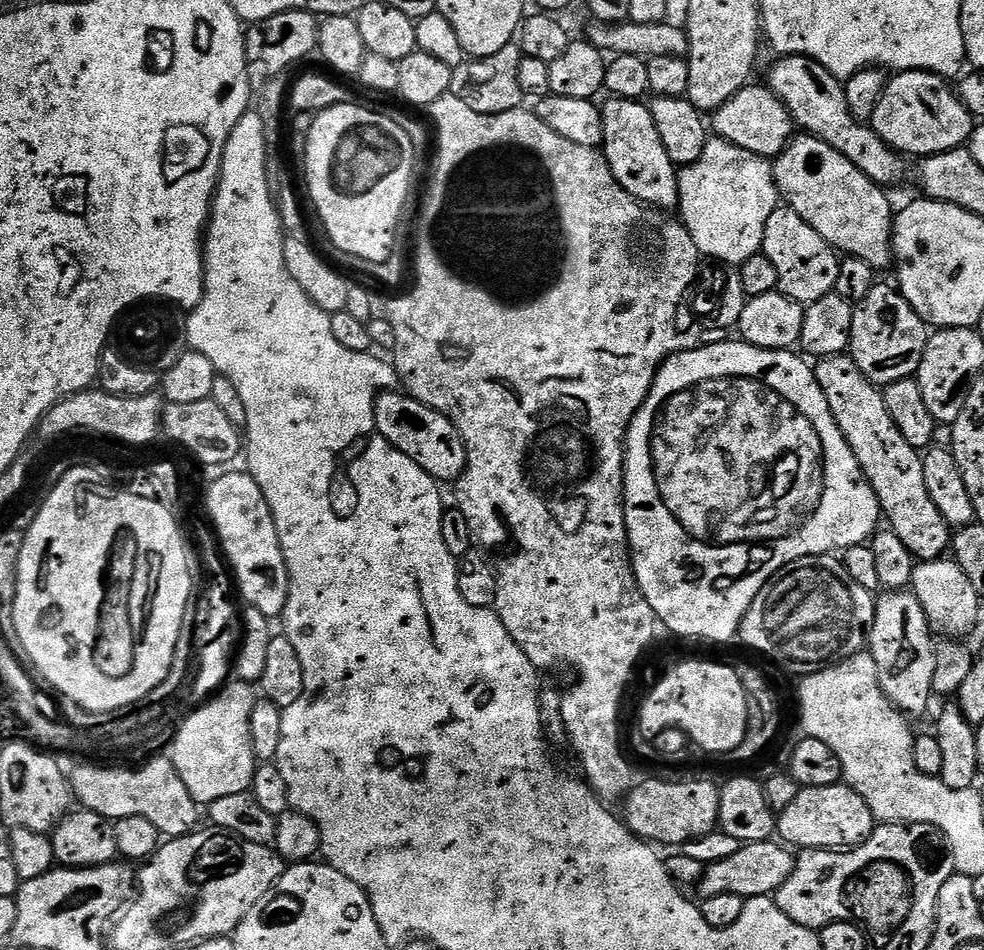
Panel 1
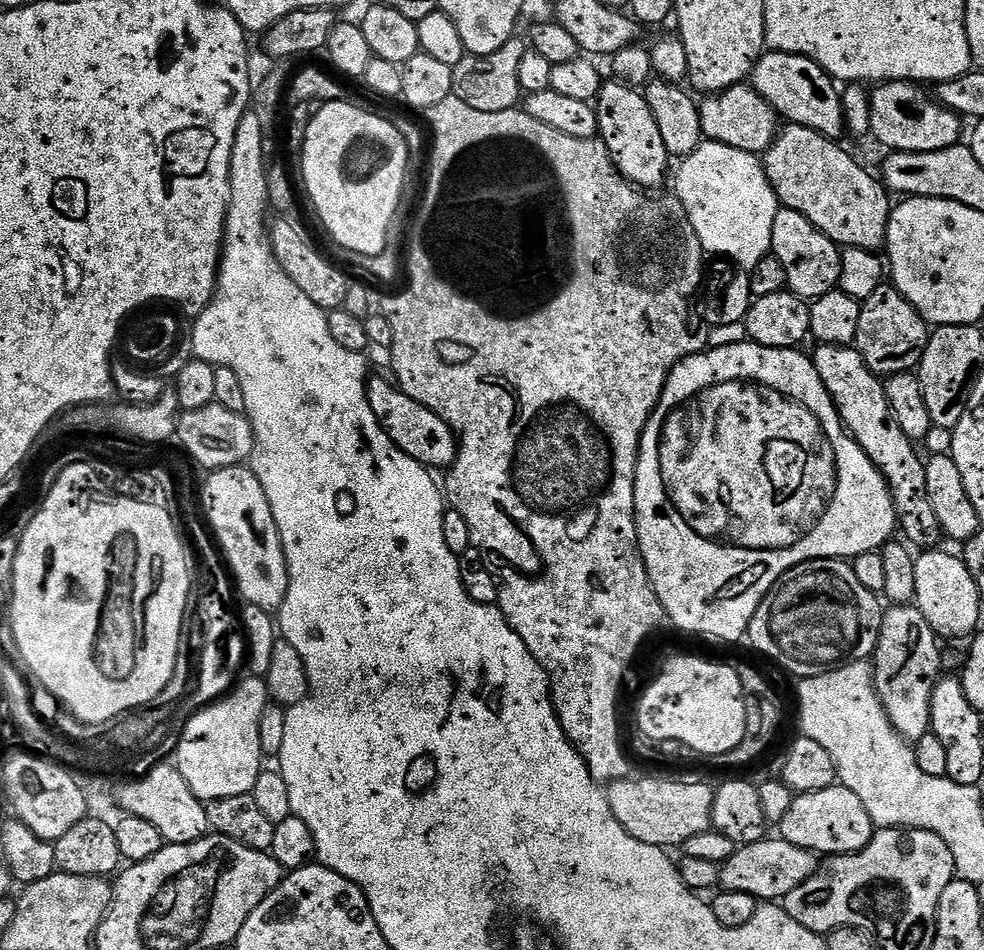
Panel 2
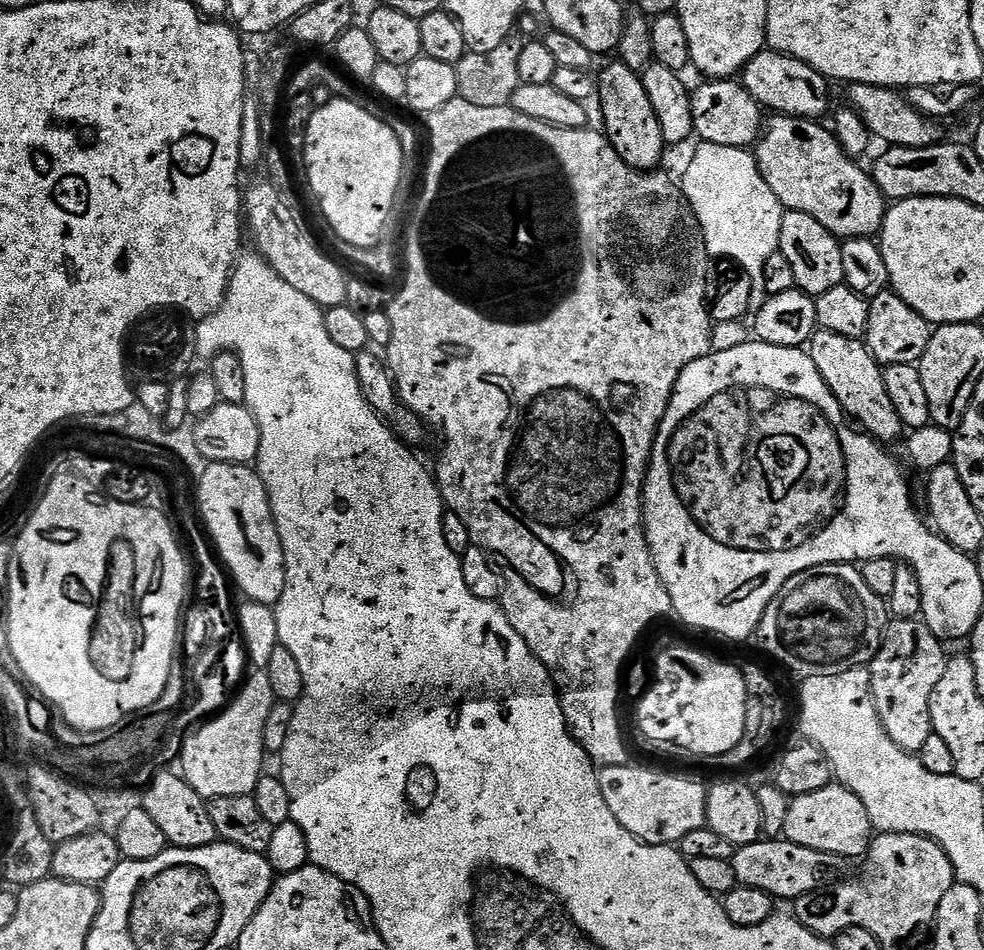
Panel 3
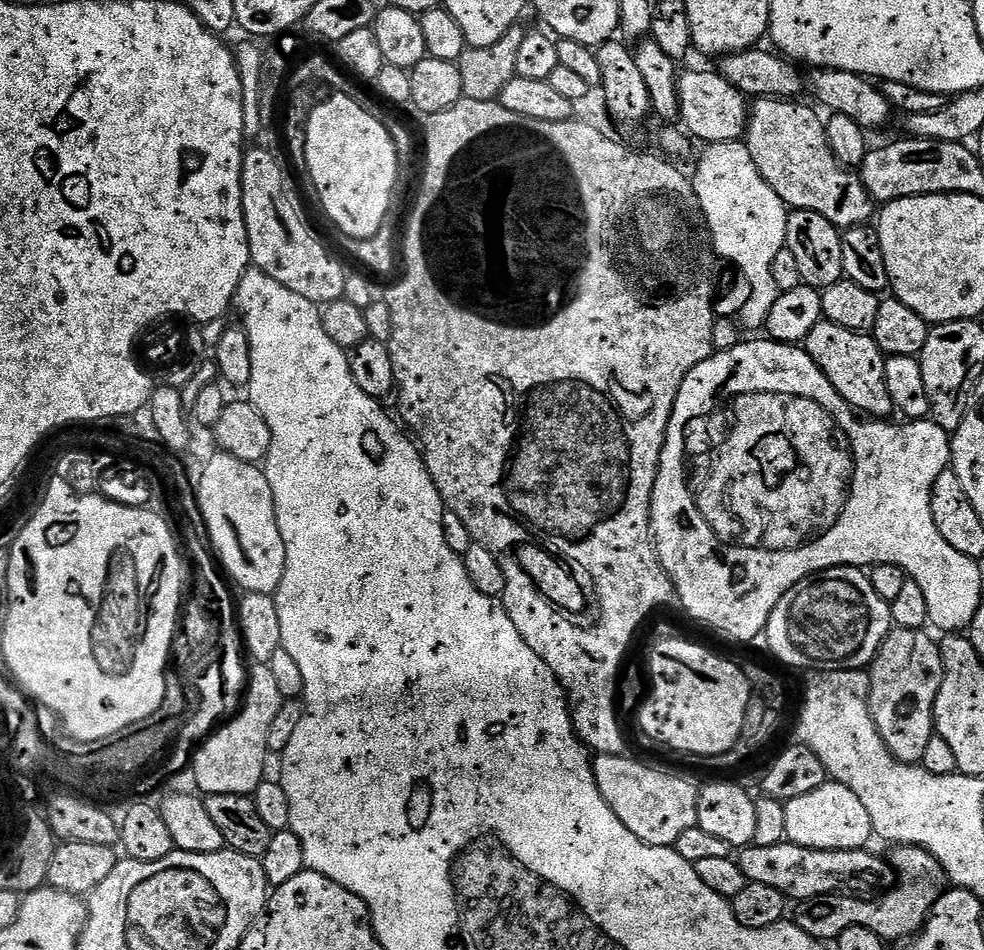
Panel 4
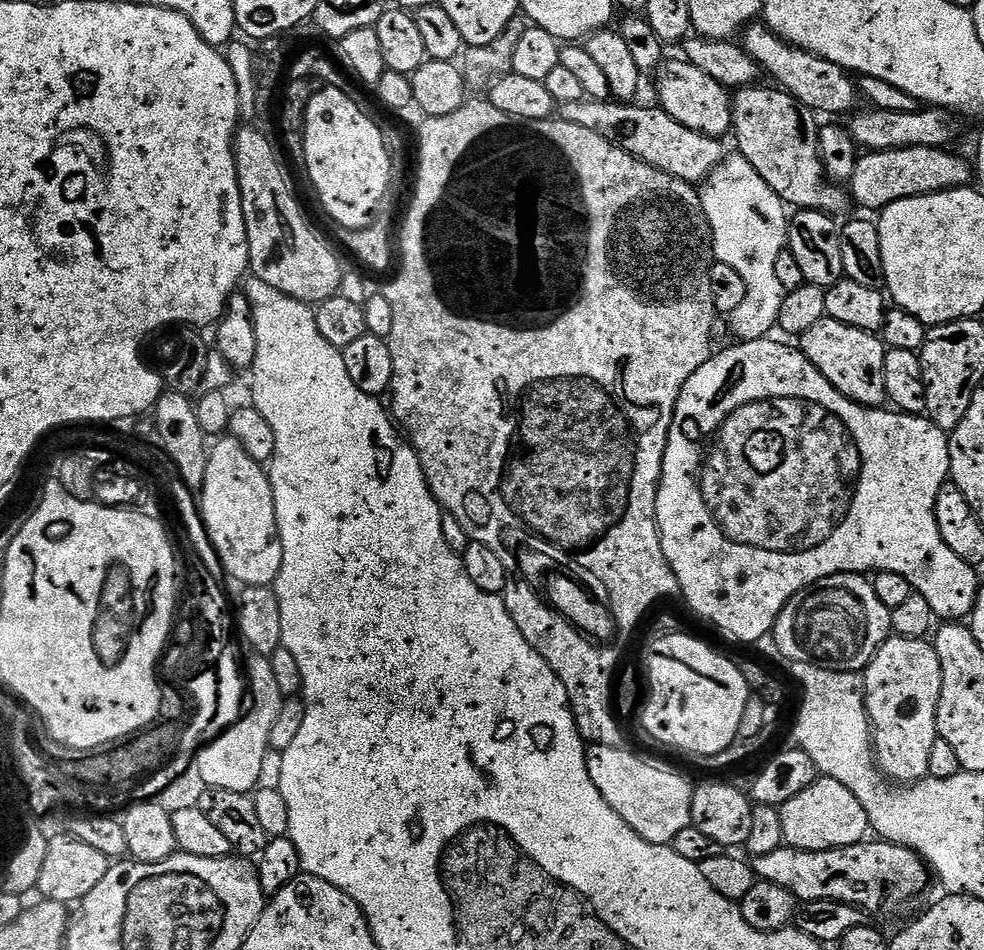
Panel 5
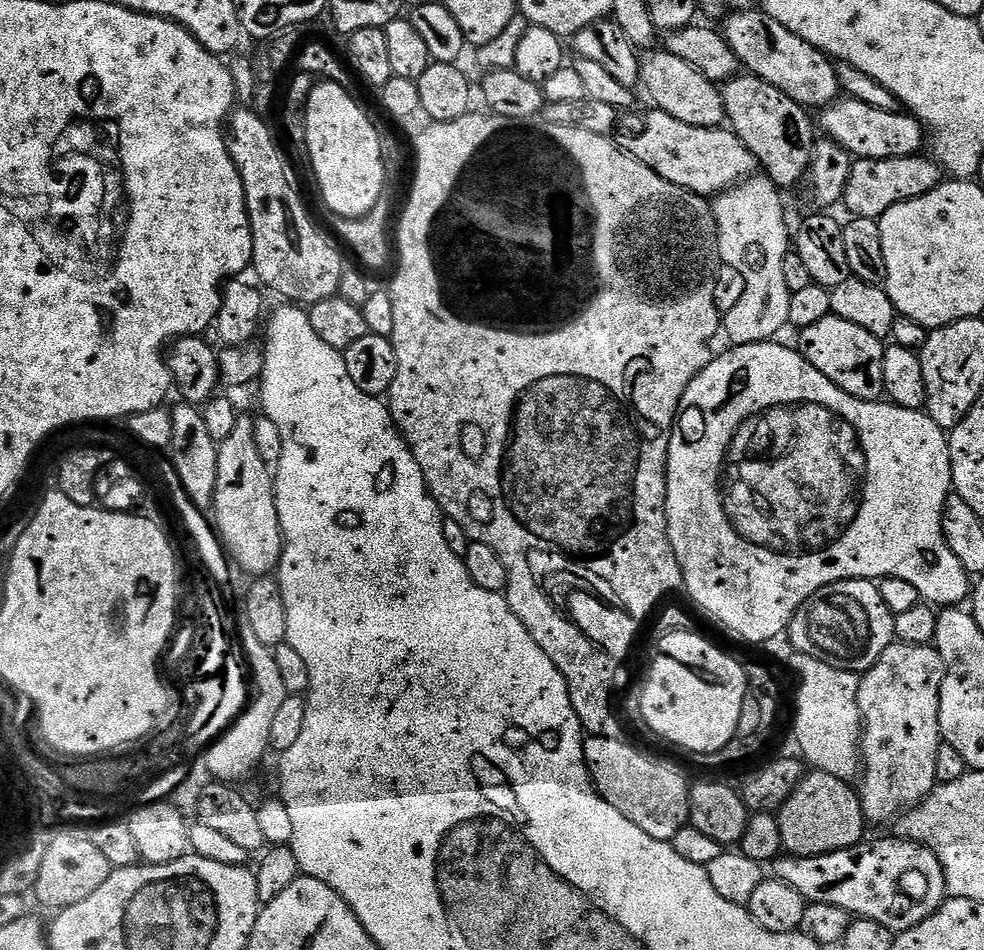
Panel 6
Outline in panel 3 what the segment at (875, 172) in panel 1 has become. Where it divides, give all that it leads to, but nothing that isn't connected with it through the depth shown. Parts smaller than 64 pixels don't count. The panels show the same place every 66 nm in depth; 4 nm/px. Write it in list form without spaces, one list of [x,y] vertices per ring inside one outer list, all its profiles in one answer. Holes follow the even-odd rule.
[[[771,50],[759,52],[757,56],[750,58],[750,62],[744,67],[742,83],[744,89],[760,103],[761,109],[773,108],[771,111],[781,116],[797,116],[803,120],[814,121],[824,118],[820,116],[829,115],[830,81],[818,74],[818,70],[806,66],[806,62],[793,56]]]

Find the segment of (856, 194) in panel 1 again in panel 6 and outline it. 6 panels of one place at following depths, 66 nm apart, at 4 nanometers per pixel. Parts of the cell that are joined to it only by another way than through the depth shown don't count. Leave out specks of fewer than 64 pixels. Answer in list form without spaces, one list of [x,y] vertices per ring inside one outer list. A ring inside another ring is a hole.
[[[751,74],[733,76],[723,85],[722,91],[727,123],[737,138],[756,156],[756,163],[762,169],[763,175],[767,176],[780,190],[794,187],[799,180],[801,183],[807,177],[808,165],[812,163],[812,147],[818,139],[813,117],[812,120],[808,117],[811,116],[809,109],[794,102],[794,98],[786,98],[786,94],[782,94],[782,90],[770,86],[770,82]]]

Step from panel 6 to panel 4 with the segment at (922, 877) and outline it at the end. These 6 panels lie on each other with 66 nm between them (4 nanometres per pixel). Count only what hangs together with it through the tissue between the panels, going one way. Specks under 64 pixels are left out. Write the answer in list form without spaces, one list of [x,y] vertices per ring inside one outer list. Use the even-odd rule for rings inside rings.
[[[787,842],[778,846],[749,846],[739,853],[738,863],[750,882],[762,882],[762,886],[774,886],[774,890],[782,890],[789,901],[803,902],[819,896],[837,894],[855,894],[861,898],[883,893],[895,885],[898,877],[889,861],[875,856],[872,850],[855,848],[854,850],[814,850],[803,848]]]

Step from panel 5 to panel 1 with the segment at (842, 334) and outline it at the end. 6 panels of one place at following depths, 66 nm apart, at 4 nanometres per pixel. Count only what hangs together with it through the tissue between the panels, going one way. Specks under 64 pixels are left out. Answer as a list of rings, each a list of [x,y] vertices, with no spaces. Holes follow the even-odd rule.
[[[848,354],[823,357],[814,371],[822,394],[826,394],[826,402],[830,402],[830,414],[834,414],[838,430],[842,430],[850,450],[854,450],[854,458],[858,458],[858,466],[862,466],[878,498],[887,527],[902,538],[902,546],[906,546],[917,561],[941,559],[949,551],[953,533],[946,518],[938,514],[938,506],[930,502],[930,490],[926,490],[926,477],[922,474],[921,453],[910,446],[898,426],[894,426],[890,410],[886,410],[883,391],[863,376]]]

